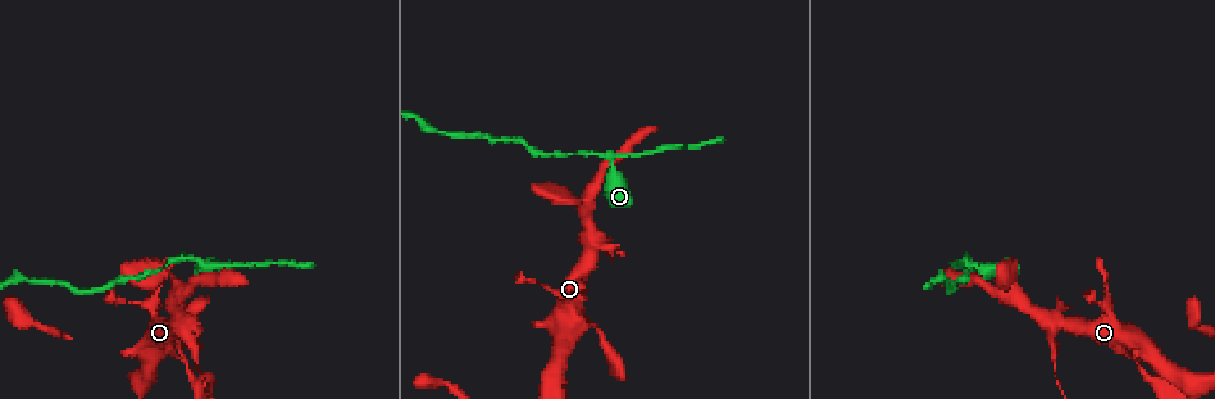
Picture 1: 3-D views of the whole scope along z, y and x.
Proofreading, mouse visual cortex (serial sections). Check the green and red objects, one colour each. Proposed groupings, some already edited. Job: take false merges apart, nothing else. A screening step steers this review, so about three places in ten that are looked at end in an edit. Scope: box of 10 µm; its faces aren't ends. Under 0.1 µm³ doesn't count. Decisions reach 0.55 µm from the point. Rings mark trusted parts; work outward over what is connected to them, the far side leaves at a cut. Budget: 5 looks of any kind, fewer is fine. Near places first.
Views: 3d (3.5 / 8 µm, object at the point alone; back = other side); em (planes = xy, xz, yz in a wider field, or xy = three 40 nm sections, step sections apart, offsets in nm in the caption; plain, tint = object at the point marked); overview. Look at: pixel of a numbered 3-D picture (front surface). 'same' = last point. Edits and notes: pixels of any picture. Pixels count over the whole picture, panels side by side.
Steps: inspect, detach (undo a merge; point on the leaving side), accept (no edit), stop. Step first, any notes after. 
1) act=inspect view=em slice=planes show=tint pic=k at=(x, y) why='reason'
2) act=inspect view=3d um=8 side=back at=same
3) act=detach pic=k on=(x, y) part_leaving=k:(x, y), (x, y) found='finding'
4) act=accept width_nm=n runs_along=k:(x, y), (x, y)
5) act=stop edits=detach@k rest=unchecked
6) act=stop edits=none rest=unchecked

act=inspect view=3d um=8 pic=1 at=(1056, 354) why='thick turns thin'

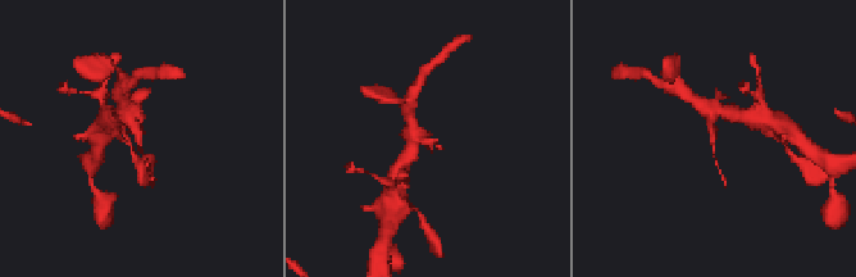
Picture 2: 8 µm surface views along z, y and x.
act=inspect view=3d um=3.5 side=back at=same why='zoom in'

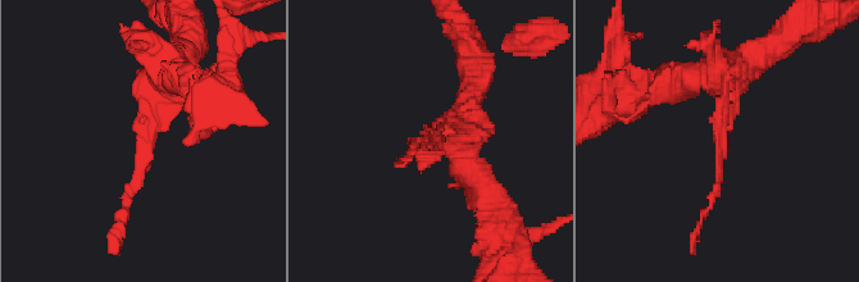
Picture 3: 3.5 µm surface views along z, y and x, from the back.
act=inspect view=em slice=xy step=1 show=tint pic=3 at=(723, 139)

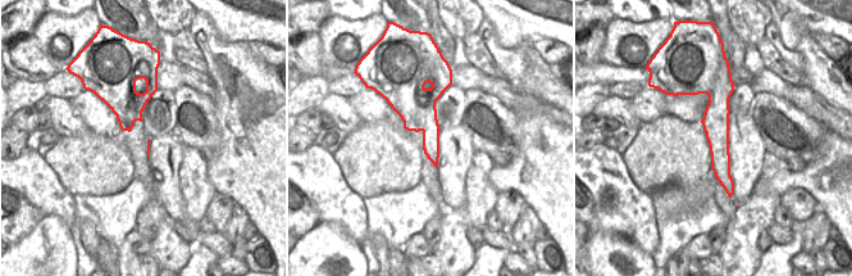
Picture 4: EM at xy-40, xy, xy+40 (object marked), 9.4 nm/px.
act=accept width_nm=320 runs_along=3:(176, 73), (149, 121), (125, 219) found='all the same cell'

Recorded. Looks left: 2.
act=inspect view=3d um=8 pic=1 at=(198, 259) why='abrupt turn'

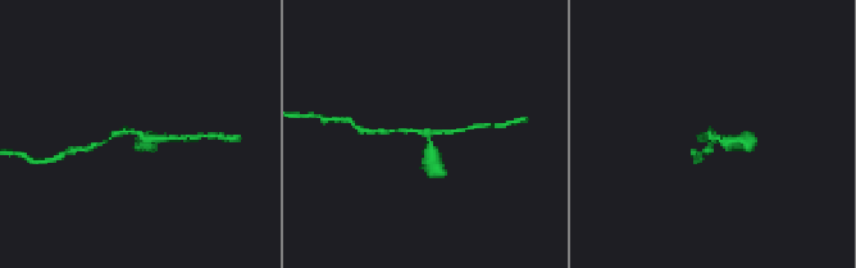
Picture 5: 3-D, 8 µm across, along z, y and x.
act=inspect view=em slice=planes show=tint at=same why='now the EM'

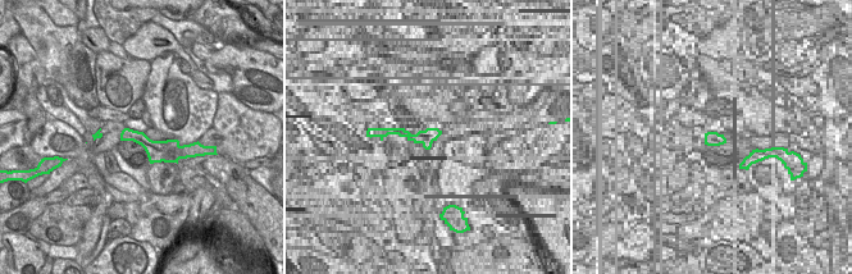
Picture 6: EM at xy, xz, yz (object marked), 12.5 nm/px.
act=accept runs_along=6:(123, 136), (180, 151) found='continuous, no second cell'

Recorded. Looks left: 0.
act=stop edits=none rest=unchecked

